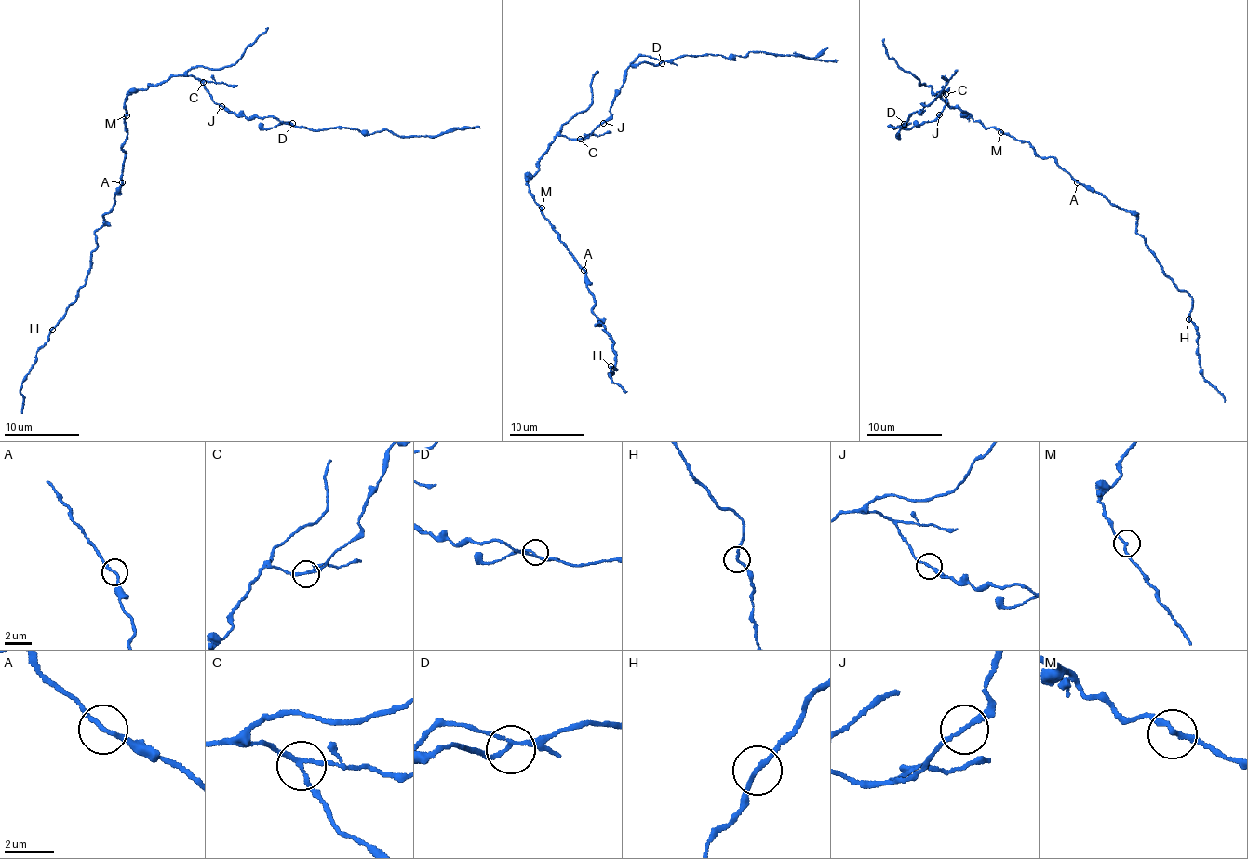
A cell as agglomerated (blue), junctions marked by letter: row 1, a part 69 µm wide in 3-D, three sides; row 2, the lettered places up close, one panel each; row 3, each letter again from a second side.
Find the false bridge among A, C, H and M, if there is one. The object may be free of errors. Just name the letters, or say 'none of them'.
C

